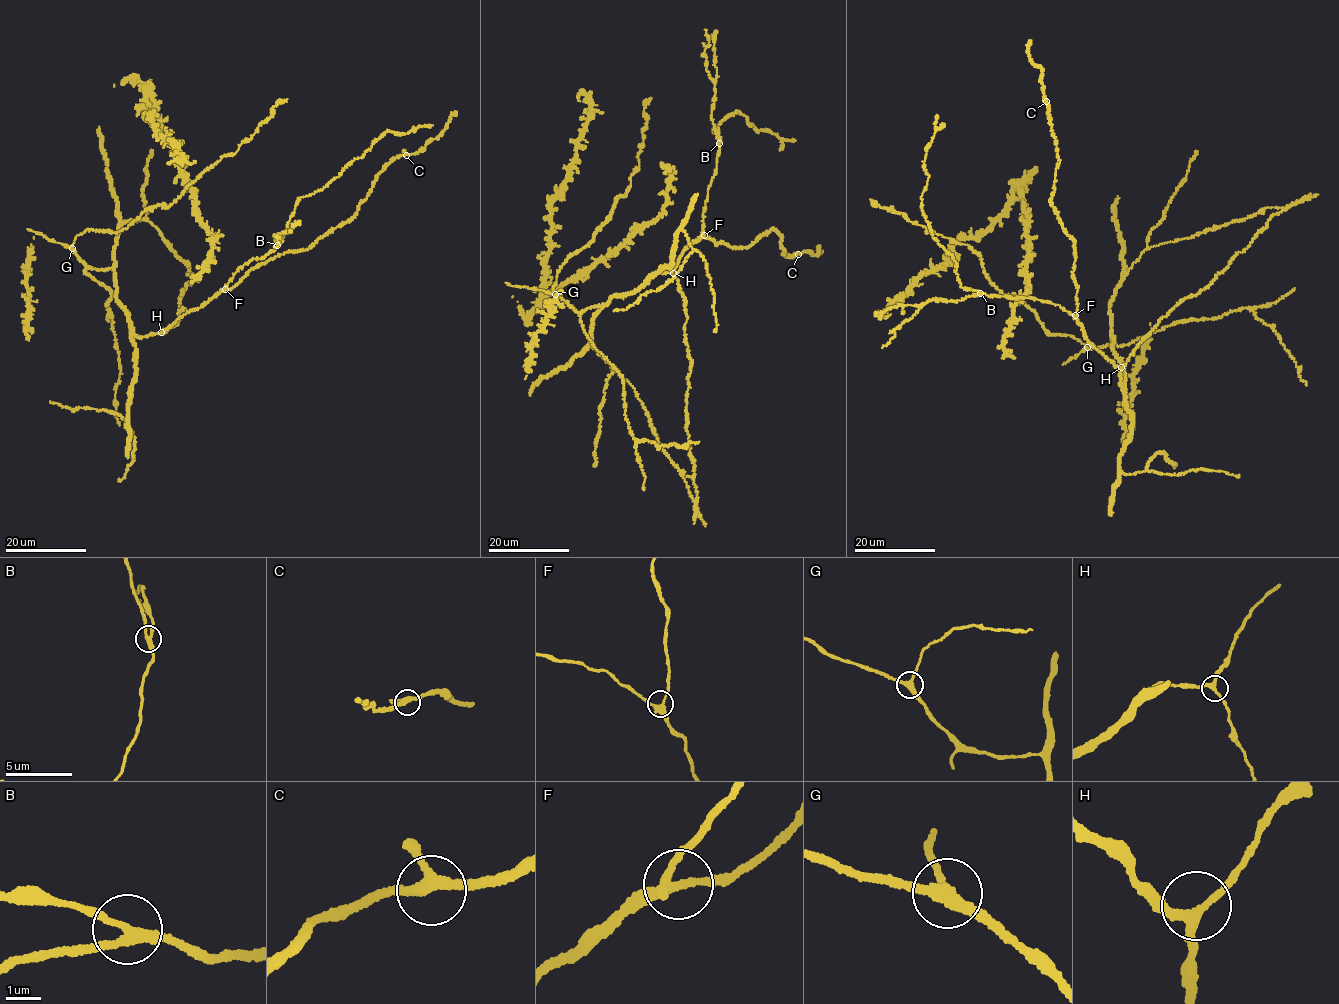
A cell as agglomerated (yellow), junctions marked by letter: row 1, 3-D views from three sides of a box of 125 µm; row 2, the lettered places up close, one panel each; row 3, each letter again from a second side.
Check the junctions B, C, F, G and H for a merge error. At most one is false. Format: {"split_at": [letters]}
{"split_at": []}

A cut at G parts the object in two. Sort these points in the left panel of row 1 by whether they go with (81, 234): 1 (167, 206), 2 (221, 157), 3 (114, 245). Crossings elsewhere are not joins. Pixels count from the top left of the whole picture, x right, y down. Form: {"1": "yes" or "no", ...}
{"1": "yes", "2": "yes", "3": "no"}

